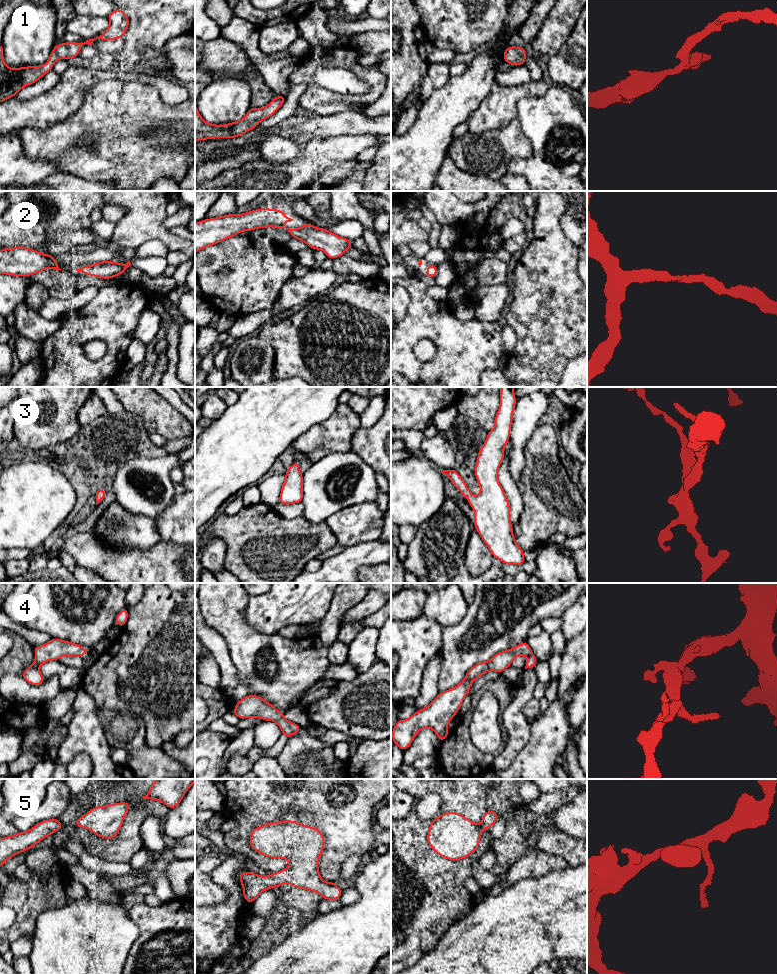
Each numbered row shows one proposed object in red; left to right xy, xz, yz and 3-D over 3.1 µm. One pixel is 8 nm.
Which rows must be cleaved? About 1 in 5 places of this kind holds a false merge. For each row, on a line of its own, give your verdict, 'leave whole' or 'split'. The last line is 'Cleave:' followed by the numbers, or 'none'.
1: leave whole
2: leave whole
3: leave whole
4: leave whole
5: leave whole
Cleave: none

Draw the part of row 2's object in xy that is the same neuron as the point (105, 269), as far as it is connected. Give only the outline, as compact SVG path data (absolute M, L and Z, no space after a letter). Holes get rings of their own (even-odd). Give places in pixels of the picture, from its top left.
M101 261L91 266L82 266L80 269L76 269L76 271L82 272L84 275L110 279L121 275L130 265L130 261L126 264L112 261Z

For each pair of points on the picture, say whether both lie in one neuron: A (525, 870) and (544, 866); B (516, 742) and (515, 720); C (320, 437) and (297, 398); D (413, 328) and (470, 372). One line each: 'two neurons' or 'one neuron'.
A: one neuron
B: one neuron
C: two neurons
D: one neuron

